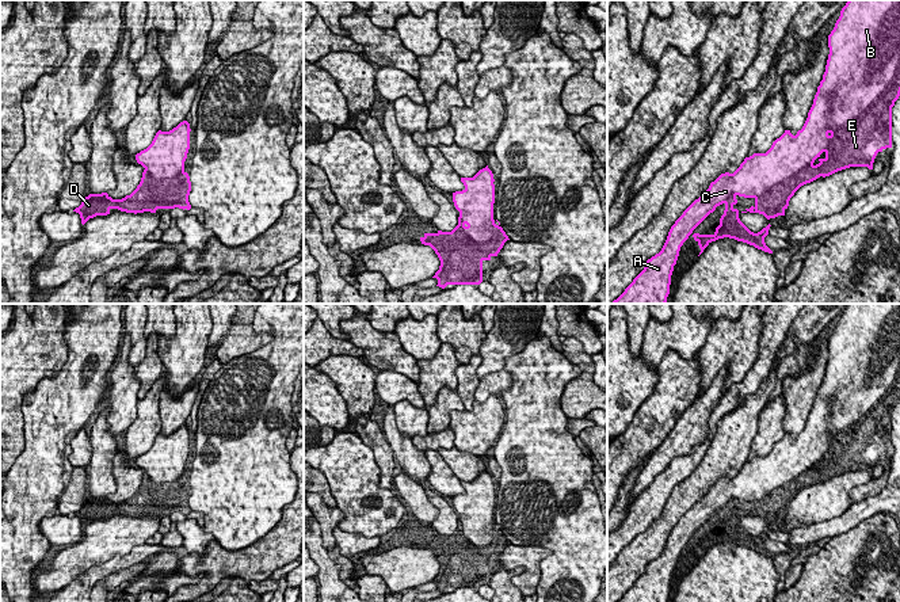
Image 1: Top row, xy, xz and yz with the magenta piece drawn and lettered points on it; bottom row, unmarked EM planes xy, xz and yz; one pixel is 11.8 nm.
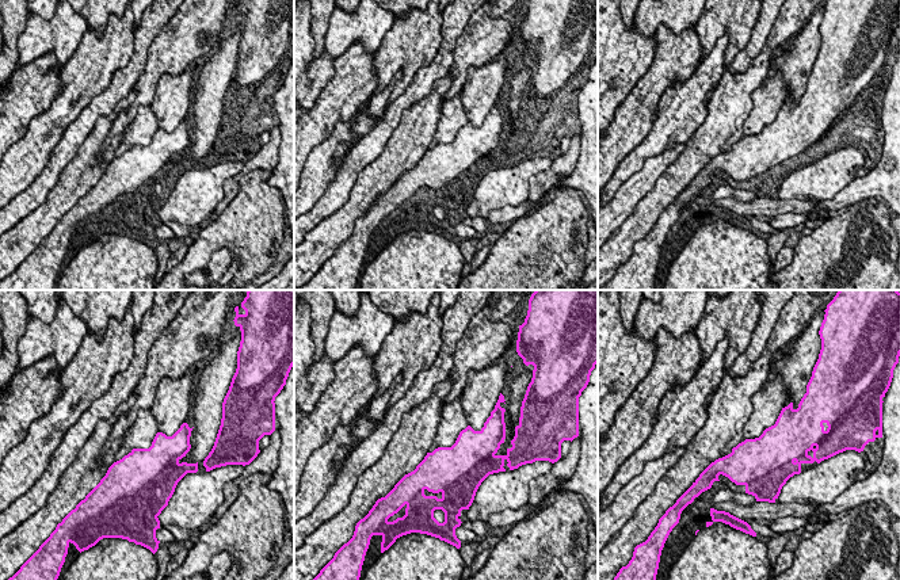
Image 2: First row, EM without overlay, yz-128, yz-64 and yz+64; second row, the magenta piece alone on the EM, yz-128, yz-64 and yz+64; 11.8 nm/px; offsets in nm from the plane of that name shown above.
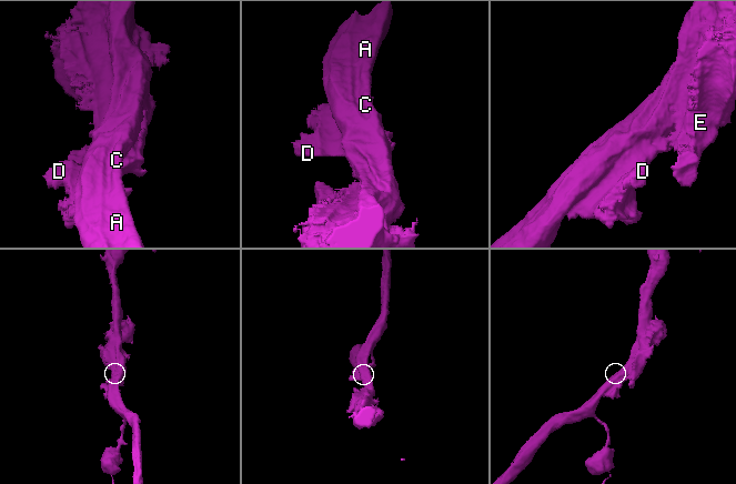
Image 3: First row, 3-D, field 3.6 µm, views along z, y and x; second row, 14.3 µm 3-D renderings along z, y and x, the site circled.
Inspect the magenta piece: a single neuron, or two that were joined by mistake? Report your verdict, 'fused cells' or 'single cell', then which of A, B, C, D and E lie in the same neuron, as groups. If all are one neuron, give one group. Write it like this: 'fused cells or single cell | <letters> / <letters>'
single cell | A B C D E

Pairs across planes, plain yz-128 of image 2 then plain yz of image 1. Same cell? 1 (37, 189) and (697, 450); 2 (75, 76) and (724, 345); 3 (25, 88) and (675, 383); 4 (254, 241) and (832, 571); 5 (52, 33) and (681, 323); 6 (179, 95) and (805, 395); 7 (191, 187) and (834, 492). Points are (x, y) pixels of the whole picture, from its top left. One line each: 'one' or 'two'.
1: one
2: one
3: one
4: one
5: one
6: one
7: one

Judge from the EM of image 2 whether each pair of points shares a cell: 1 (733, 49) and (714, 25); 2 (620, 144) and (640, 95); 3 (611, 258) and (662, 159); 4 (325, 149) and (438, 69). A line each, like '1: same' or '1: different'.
1: same
2: same
3: different
4: different

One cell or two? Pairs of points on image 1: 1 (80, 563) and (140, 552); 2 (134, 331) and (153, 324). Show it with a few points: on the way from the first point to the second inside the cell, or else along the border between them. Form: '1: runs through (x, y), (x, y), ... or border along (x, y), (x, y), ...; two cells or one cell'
1: border along (144, 543), (128, 553), (114, 555), (94, 566); two cells
2: border along (145, 317), (144, 336), (147, 339); two cells

